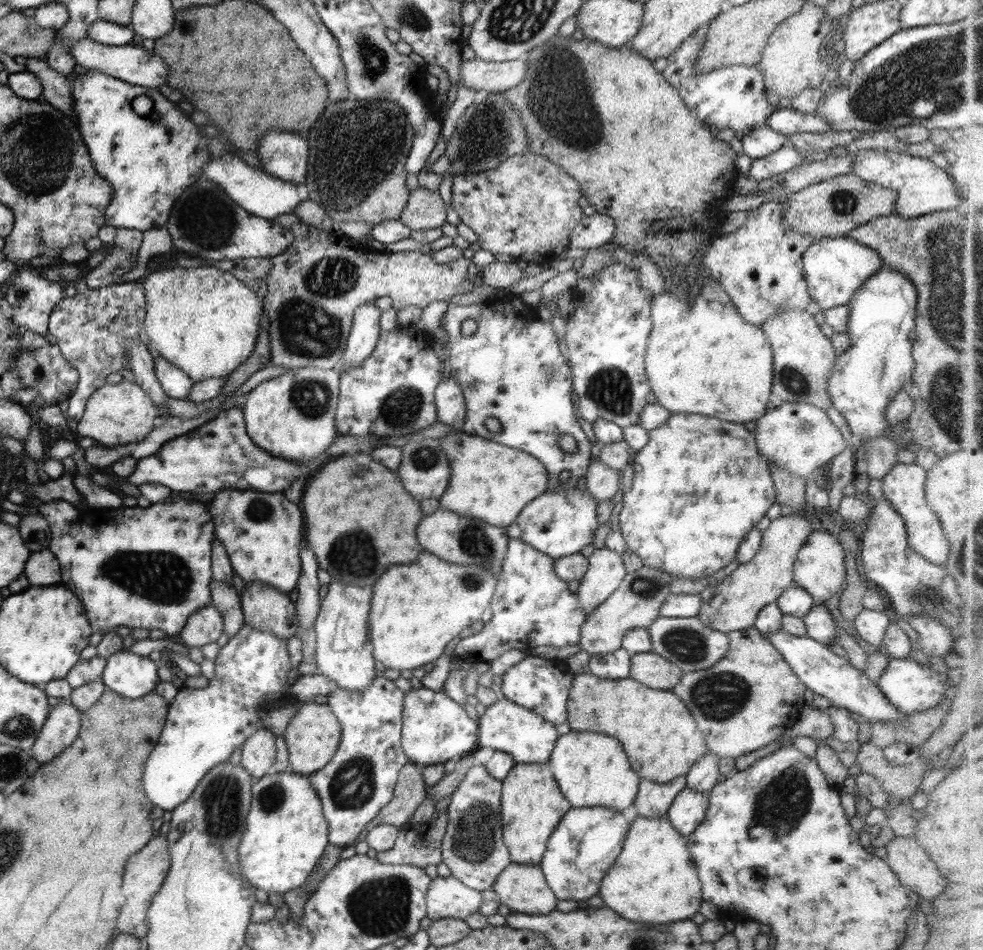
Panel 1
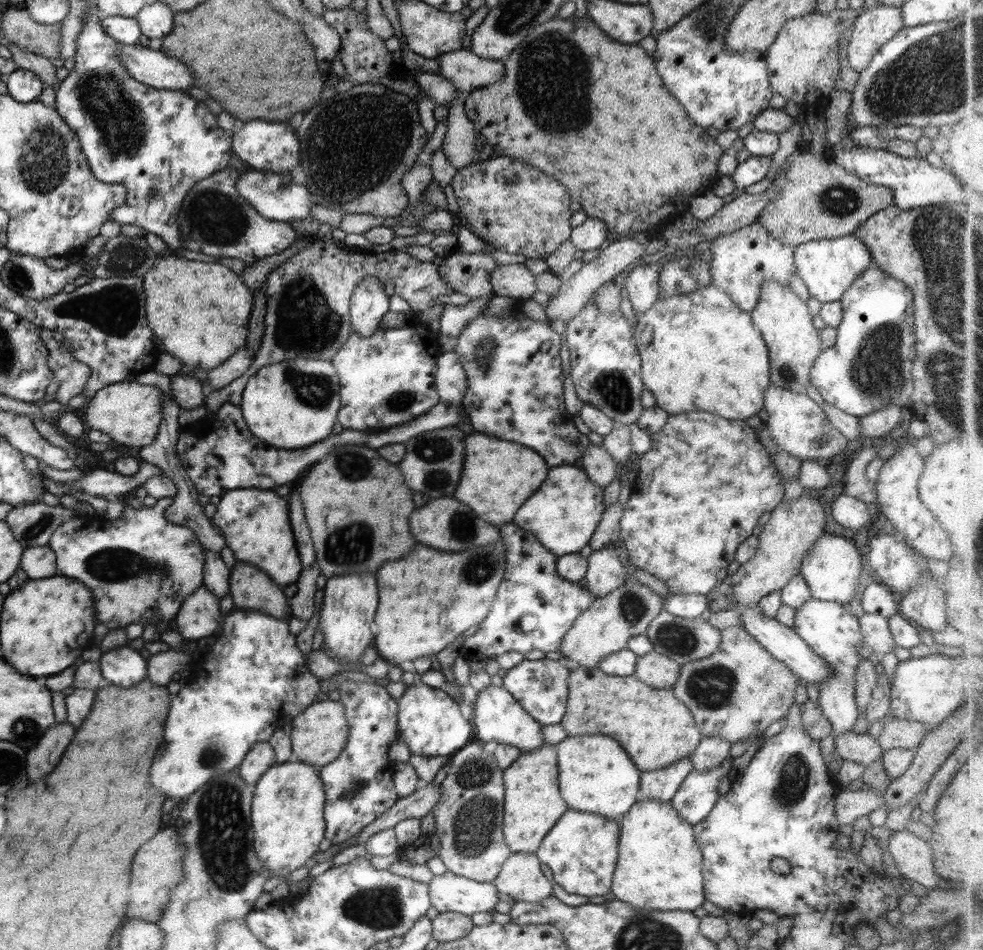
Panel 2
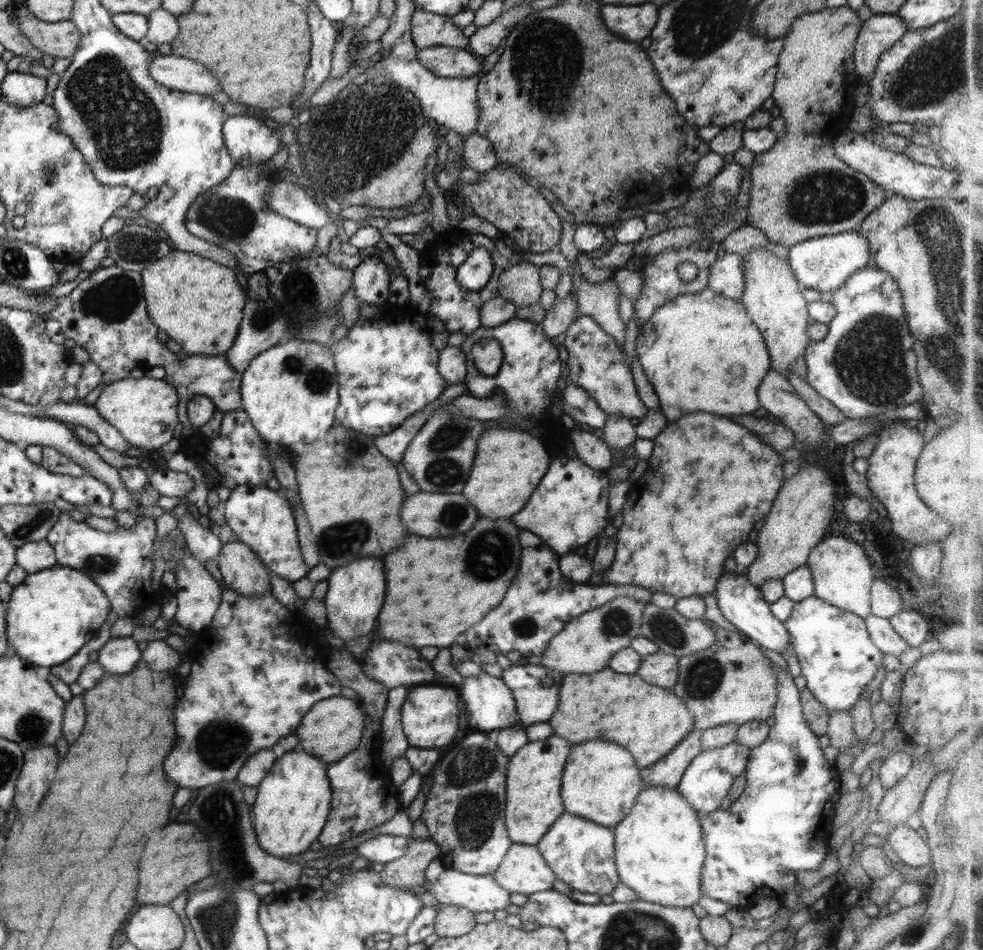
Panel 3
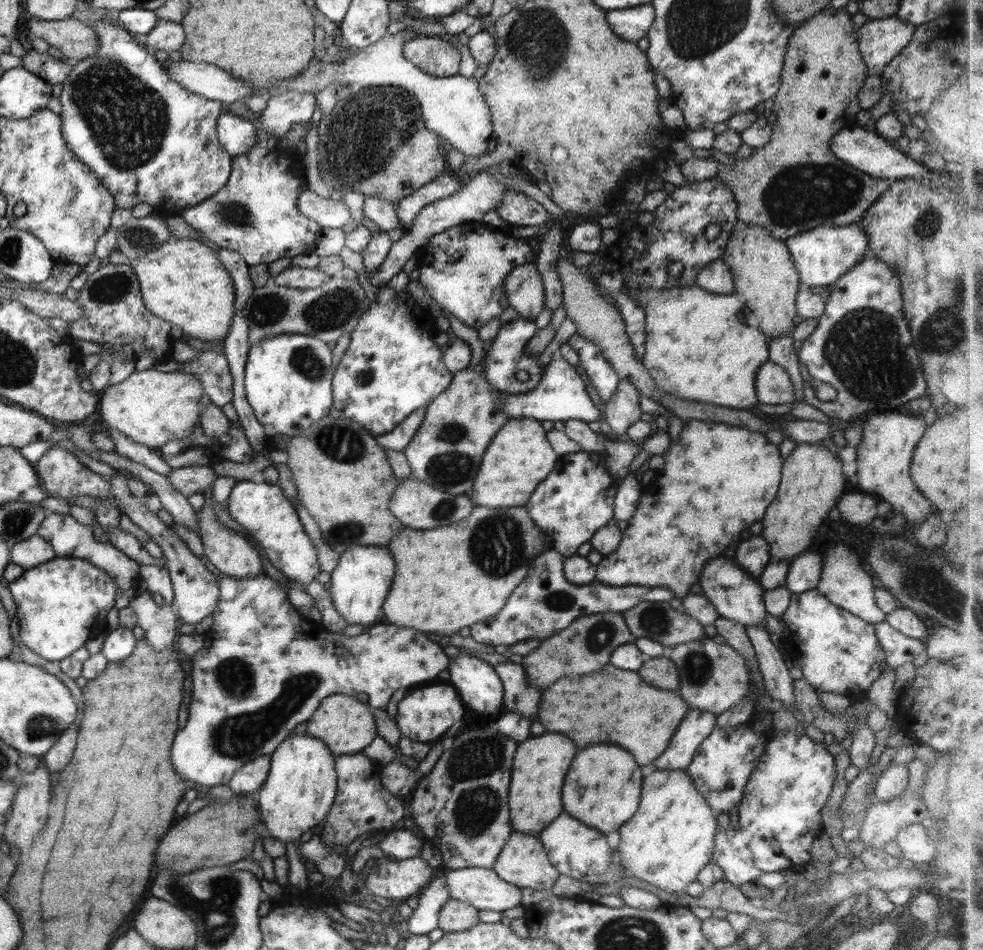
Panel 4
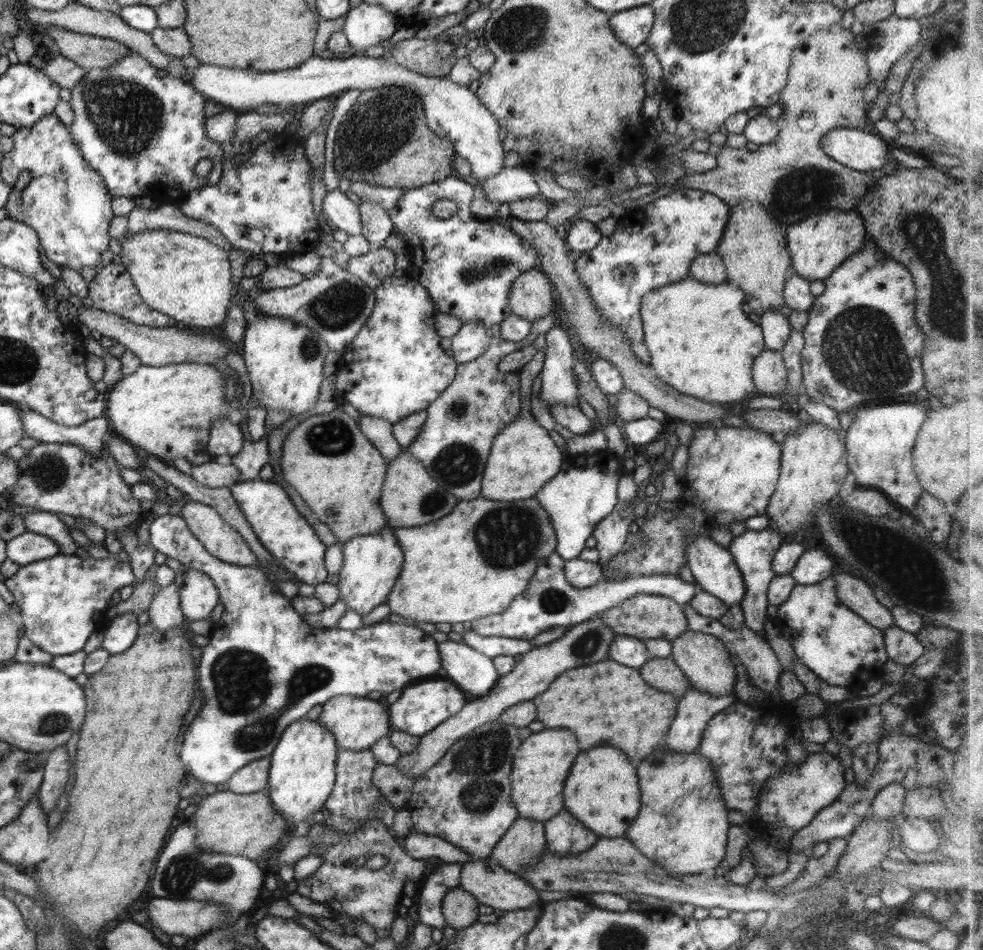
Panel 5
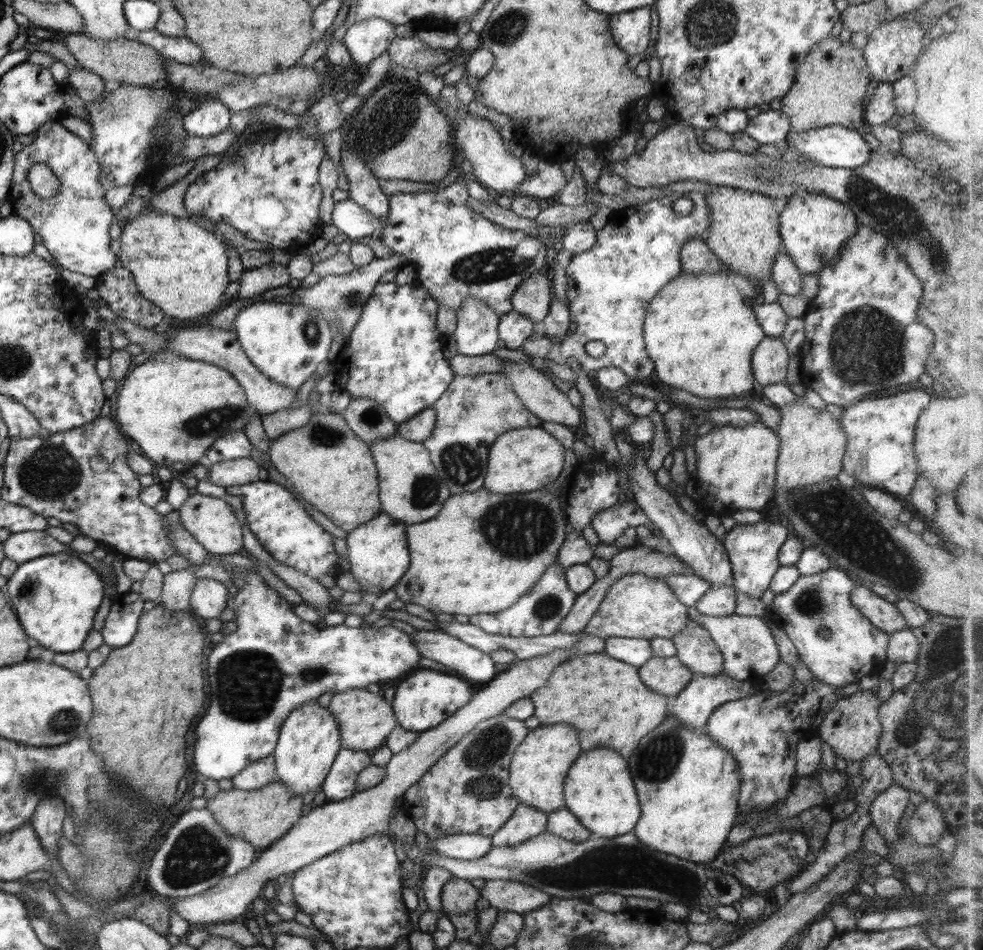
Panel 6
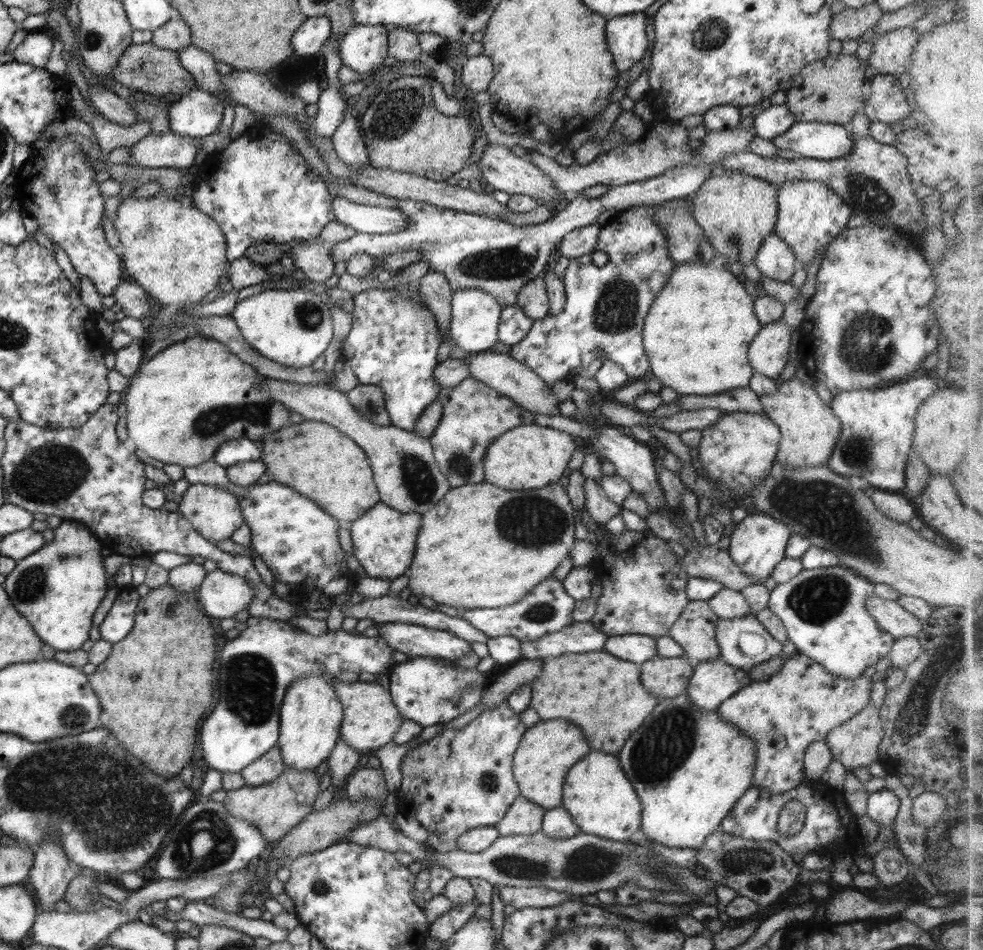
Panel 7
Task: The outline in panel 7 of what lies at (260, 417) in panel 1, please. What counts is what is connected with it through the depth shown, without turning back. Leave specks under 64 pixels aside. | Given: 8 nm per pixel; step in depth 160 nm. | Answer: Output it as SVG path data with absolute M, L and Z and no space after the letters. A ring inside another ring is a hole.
M307 288L258 291L237 302L230 315L255 351L284 367L310 367L334 337L333 318L328 304Z

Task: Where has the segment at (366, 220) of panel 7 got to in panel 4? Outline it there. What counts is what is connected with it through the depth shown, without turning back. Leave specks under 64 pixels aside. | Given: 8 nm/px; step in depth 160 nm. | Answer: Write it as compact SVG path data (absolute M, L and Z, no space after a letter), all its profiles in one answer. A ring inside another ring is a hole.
M308 188L299 194L297 205L304 216L314 220L322 228L342 229L357 220L357 215L344 201L337 201L331 197L322 198Z

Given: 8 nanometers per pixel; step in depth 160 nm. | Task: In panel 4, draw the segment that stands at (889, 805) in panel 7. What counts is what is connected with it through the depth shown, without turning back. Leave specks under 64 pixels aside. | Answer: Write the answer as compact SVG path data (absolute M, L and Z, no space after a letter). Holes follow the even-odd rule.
M892 764L875 780L873 793L880 803L900 798L908 789L908 778L906 764Z

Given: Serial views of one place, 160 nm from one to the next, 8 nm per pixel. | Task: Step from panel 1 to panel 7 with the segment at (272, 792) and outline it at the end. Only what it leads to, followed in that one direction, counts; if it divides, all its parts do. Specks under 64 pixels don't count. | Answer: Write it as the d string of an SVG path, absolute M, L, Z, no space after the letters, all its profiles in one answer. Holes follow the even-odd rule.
M308 675L298 677L286 689L279 708L279 739L277 746L284 764L299 771L316 770L329 757L341 738L343 706L335 688L326 677Z

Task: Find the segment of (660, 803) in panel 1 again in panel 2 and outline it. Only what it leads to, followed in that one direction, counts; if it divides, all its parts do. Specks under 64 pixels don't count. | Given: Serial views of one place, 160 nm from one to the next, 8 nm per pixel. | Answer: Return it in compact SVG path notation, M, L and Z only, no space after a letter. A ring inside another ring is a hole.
M691 757L679 760L664 768L641 772L639 780L640 800L658 799L671 801L684 779L694 771Z

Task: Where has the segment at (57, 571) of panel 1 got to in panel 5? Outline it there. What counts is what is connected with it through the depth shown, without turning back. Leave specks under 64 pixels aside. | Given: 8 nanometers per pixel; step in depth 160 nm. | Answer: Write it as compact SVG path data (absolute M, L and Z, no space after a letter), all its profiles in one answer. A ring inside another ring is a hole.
M24 532L8 541L8 558L19 565L38 563L61 553L61 545L42 533Z

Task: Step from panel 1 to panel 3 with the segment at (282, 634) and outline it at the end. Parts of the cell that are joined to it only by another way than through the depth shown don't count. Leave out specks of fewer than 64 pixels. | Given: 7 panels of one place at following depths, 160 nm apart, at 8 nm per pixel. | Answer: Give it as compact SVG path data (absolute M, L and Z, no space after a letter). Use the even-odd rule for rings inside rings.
M238 540L222 543L215 558L224 583L242 596L262 596L271 590L270 570L261 558Z

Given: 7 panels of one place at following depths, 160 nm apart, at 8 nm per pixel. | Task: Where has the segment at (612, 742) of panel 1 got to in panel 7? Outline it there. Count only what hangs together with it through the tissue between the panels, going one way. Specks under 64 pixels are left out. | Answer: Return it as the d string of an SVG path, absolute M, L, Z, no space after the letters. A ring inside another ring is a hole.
M590 752L570 768L563 786L563 807L582 833L618 841L630 838L640 828L643 811L640 797L620 768L618 758L604 752Z

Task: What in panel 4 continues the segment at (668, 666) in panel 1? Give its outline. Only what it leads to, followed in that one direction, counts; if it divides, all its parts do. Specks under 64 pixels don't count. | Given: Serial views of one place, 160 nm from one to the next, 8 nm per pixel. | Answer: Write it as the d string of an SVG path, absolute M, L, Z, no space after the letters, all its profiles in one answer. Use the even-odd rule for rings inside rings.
M666 655L646 657L638 674L656 688L676 691L680 686L678 667Z

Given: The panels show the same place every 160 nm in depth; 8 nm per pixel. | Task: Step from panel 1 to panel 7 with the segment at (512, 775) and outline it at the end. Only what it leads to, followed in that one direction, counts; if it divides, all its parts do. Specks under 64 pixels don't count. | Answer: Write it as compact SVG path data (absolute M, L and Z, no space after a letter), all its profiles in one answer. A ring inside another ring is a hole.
M546 720L528 728L513 756L513 773L521 795L545 809L562 807L564 778L586 752L590 746L582 730L566 720Z

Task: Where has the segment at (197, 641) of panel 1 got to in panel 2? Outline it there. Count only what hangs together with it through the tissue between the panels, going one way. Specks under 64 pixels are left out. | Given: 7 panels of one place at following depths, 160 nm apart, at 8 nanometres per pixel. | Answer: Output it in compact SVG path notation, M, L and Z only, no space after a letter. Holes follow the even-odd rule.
M202 584L181 604L174 622L184 640L198 641L215 634L221 616L218 598Z

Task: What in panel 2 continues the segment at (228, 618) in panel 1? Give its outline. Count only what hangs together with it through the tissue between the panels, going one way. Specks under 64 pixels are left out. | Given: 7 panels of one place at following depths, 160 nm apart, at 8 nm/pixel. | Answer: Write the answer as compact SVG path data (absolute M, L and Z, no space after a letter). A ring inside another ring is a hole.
M204 548L205 554L203 568L203 584L219 601L229 593L230 595L230 569L222 561L221 556L214 551Z

